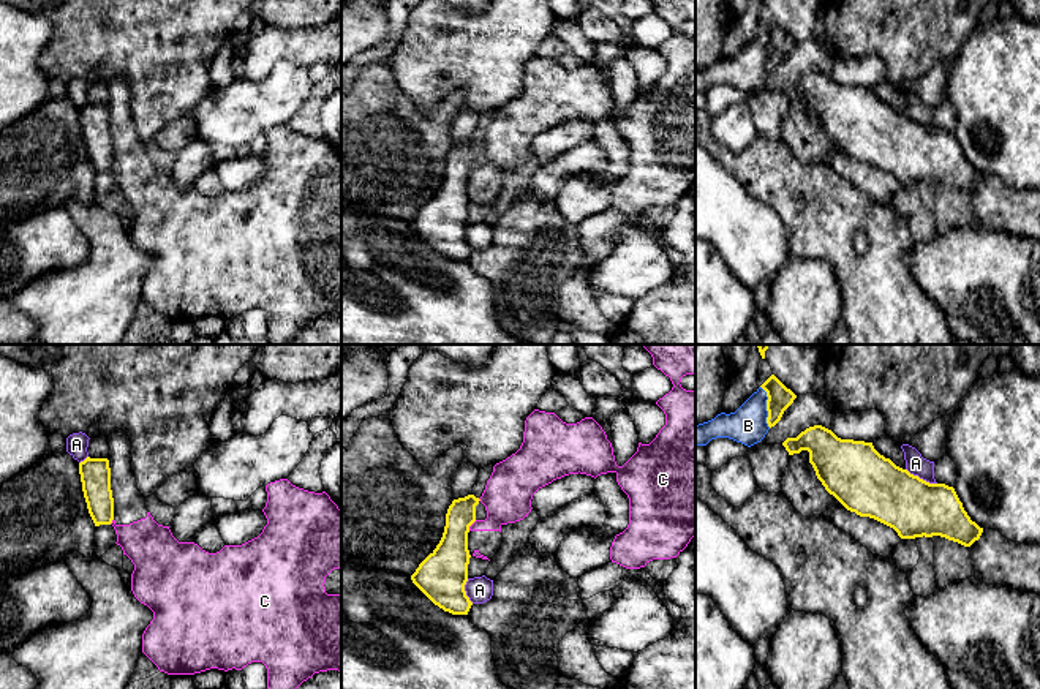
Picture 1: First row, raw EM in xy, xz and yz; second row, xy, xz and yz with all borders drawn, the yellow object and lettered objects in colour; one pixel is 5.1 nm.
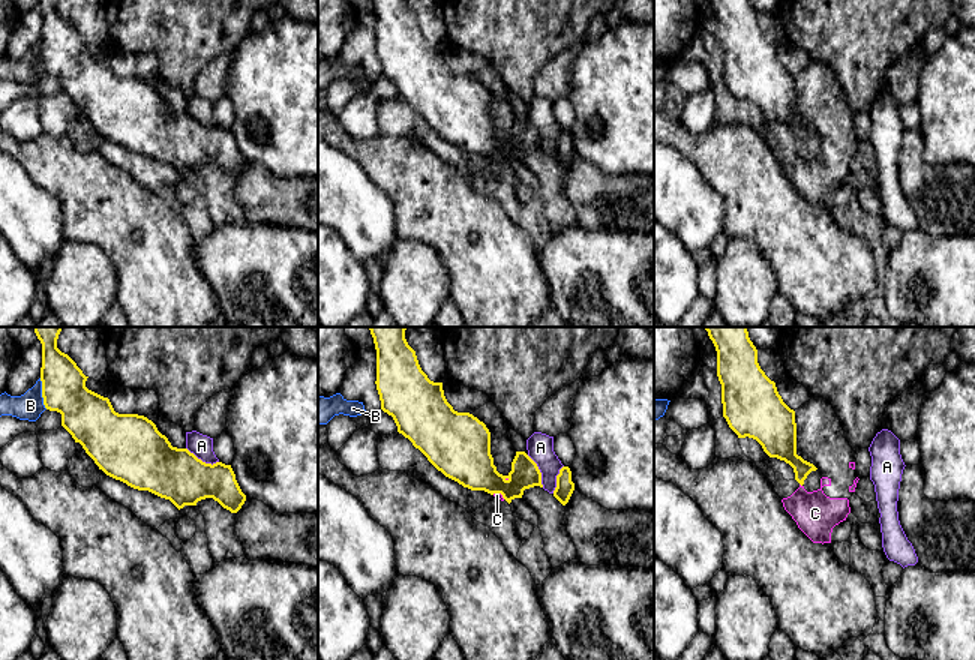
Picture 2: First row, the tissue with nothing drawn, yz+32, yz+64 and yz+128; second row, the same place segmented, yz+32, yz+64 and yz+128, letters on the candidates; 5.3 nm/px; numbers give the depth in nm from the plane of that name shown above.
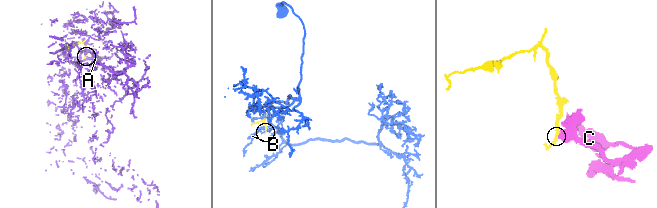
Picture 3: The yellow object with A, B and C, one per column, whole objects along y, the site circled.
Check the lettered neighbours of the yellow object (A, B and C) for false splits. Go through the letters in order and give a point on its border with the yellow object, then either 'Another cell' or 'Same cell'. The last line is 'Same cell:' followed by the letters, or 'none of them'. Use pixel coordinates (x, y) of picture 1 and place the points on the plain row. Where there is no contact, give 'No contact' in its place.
A: Touches yellow at yz (922, 125). Another cell
B: Touches yellow at yz (767, 52). Another cell
C: Touches yellow at xz (471, 169). Another cell
Same cell: none of them

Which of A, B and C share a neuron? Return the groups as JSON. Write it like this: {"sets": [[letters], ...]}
{"sets": [["A"], ["B"], ["C"]]}

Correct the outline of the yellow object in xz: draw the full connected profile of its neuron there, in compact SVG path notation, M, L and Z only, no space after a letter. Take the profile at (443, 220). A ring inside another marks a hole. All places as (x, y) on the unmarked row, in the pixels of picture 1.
M479 144L454 145L446 160L446 172L436 194L411 221L413 229L439 254L452 261L468 261L473 248L466 242L468 179L476 168Z

